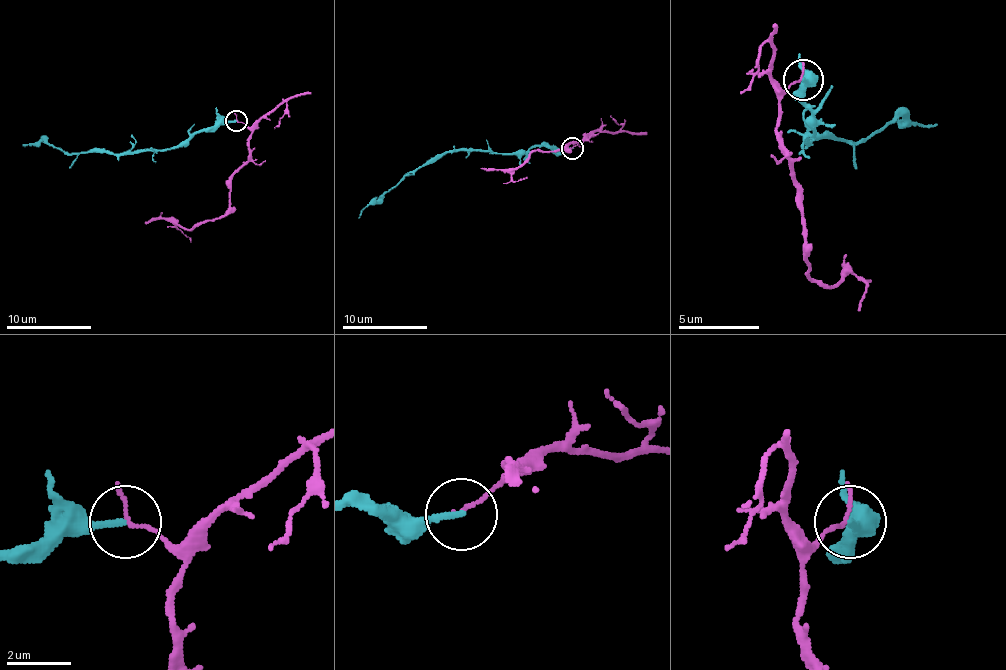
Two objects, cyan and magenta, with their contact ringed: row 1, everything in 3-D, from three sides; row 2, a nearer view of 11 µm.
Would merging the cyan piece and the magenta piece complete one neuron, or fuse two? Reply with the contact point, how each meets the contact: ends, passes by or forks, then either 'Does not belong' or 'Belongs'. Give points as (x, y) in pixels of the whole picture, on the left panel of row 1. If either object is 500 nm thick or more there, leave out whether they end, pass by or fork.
Place: (236, 121). At the ring cyan ends. At the ring magenta ends. Does not belong

